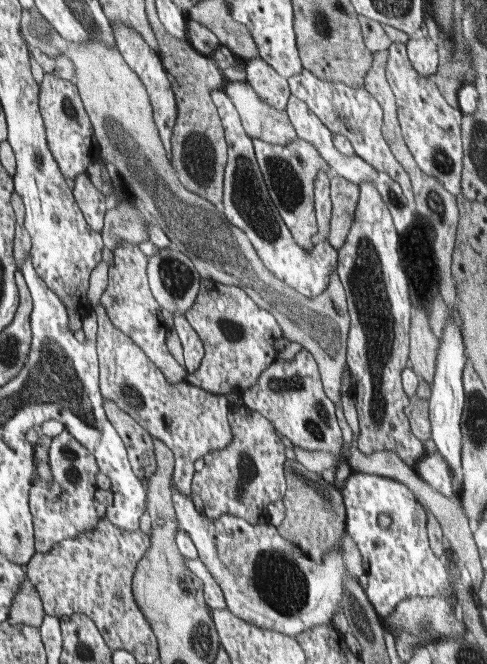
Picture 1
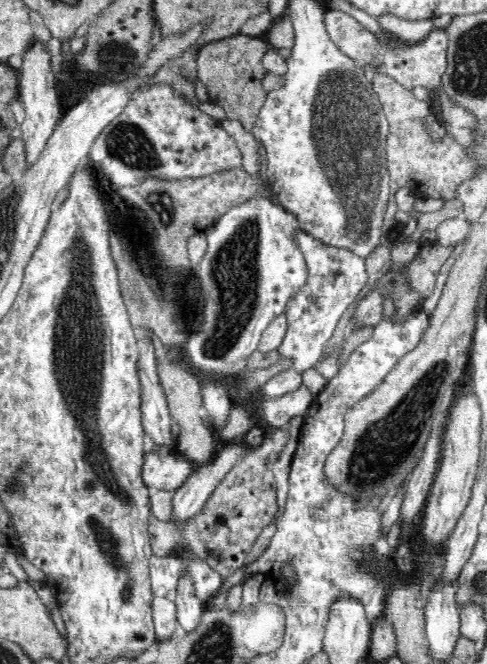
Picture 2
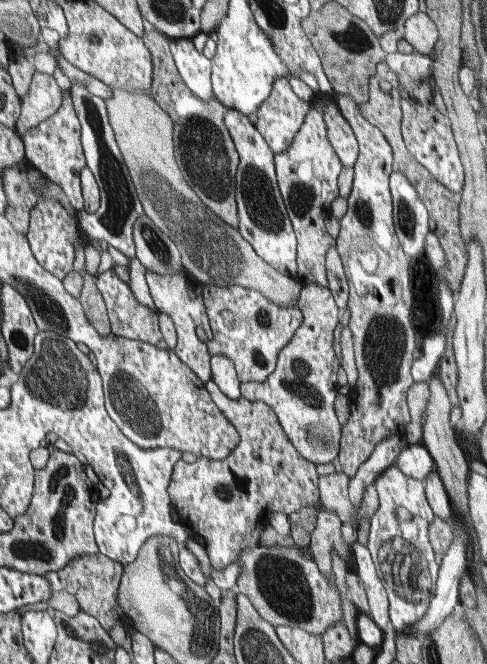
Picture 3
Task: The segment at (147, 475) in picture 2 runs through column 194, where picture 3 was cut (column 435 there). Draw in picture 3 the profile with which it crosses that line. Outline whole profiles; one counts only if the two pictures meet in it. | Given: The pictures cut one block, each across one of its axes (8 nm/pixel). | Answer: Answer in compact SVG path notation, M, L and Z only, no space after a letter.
M408 444L403 447L395 461L395 466L402 470L406 476L414 477L416 480L424 481L432 470L437 472L436 464L423 444Z

